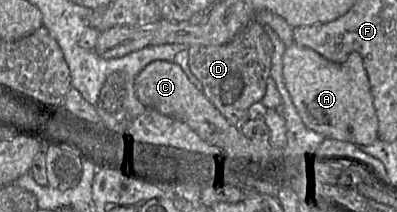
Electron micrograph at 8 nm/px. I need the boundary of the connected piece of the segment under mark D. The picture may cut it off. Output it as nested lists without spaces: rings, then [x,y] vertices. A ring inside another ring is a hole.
[[[258,21],[249,22],[230,42],[222,45],[193,45],[187,49],[188,65],[191,73],[202,83],[203,93],[218,111],[234,126],[240,126],[248,120],[249,107],[260,102],[266,92],[270,77],[274,44],[265,27]]]

